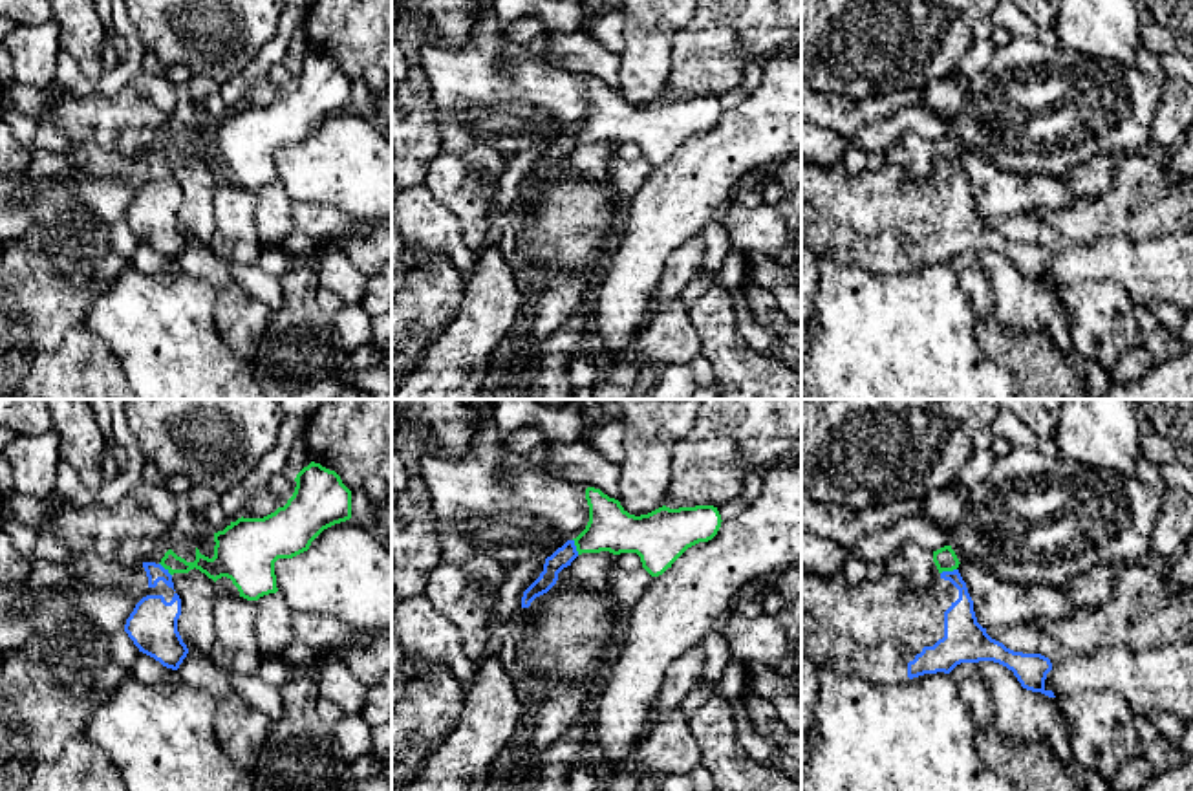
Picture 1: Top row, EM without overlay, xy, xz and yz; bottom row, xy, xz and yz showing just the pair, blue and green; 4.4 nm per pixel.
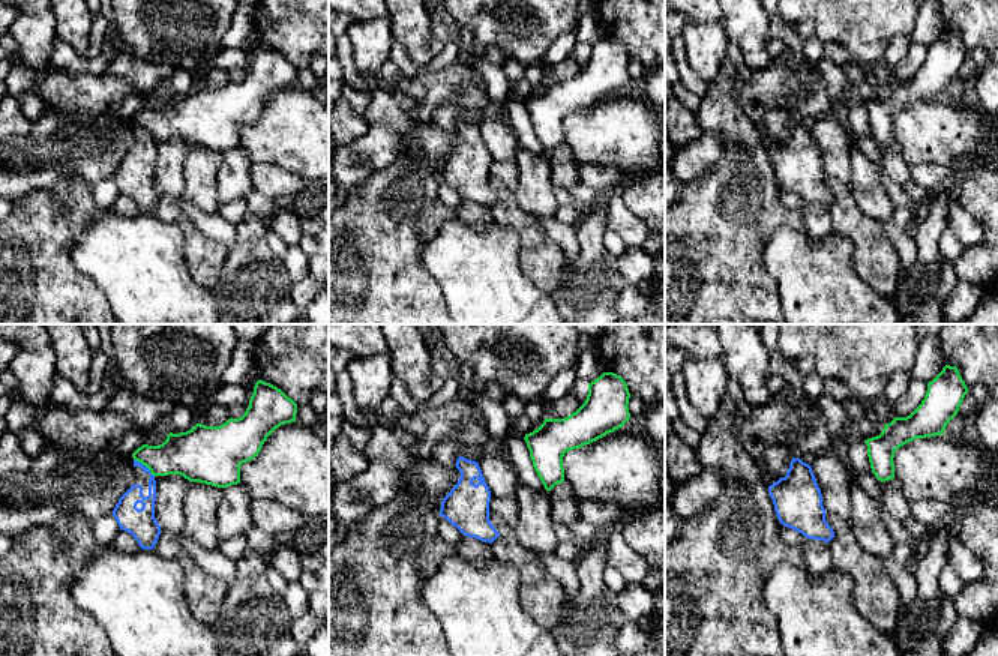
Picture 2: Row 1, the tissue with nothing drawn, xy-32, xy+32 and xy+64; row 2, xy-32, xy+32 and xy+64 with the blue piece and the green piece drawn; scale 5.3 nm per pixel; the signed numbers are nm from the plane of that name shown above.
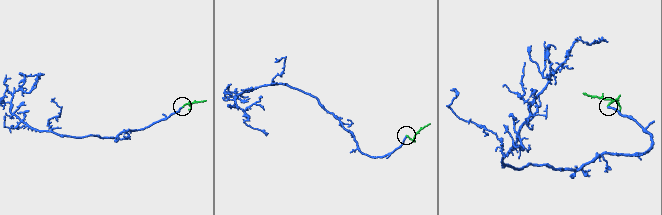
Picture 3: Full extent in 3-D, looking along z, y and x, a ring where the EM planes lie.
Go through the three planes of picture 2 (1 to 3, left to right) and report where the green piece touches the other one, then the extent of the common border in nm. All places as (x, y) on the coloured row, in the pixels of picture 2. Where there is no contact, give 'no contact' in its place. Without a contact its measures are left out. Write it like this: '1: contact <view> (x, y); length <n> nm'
1: contact xy-32 (144, 466); length 150 nm
2: no contact
3: no contact

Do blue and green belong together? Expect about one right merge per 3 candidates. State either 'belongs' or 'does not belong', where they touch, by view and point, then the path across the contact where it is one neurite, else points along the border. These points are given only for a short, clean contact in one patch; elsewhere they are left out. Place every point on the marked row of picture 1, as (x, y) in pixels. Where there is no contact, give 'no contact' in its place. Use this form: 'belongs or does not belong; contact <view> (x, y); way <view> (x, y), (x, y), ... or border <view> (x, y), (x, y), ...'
does not belong; contact yz (948, 572); border yz (956, 568), (941, 574)

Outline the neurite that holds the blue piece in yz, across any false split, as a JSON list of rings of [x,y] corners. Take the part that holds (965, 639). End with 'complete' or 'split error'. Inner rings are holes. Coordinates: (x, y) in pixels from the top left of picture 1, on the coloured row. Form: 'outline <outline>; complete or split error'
outline [[[801,569],[801,659],[876,683],[902,683],[924,674],[950,674],[961,663],[994,661],[1012,670],[1023,688],[1056,698],[1045,688],[1050,659],[1014,652],[992,639],[977,623],[959,569],[942,571],[926,590],[909,590],[895,575],[849,584],[844,573],[822,577]]]; split error

